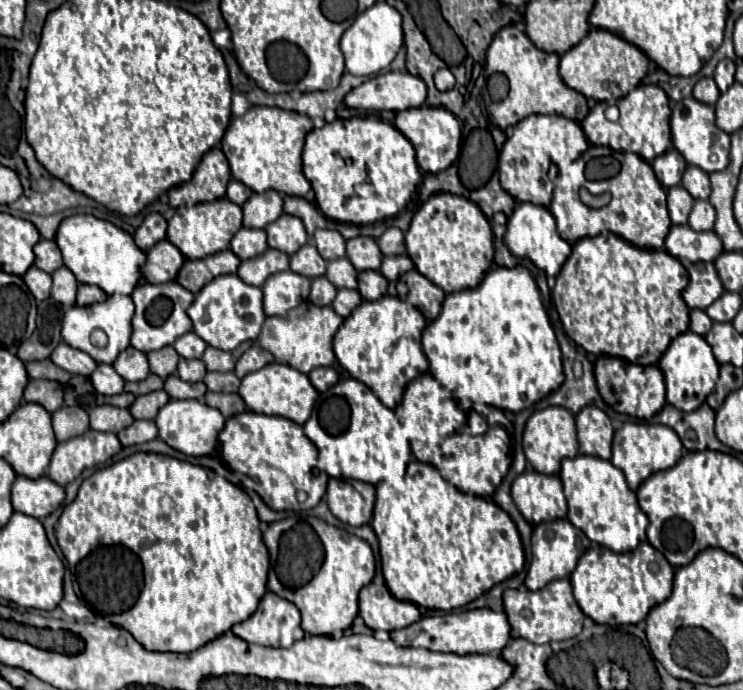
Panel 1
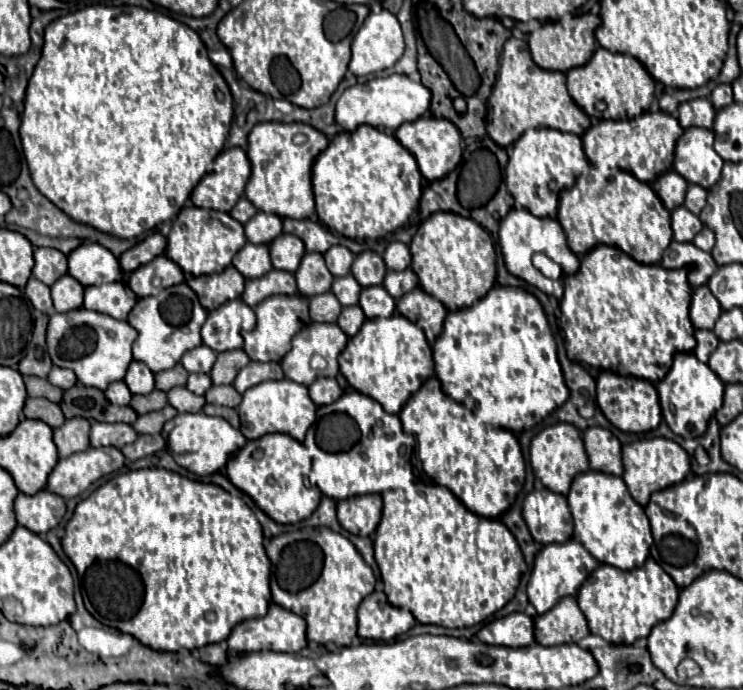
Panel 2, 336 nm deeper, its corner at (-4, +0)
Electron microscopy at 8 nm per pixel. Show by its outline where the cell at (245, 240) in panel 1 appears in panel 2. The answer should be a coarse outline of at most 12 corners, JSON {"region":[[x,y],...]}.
{"region":[[245,243],[233,267],[247,279],[273,269],[267,245]]}

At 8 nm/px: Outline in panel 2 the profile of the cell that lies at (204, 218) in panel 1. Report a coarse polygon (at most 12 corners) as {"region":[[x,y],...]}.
{"region":[[185,205],[165,255],[215,275],[247,243],[229,213]]}

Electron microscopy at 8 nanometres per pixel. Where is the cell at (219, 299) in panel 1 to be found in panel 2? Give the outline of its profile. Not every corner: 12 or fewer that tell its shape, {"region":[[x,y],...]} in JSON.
{"region":[[241,299],[207,315],[203,343],[213,351],[243,347],[255,311]]}

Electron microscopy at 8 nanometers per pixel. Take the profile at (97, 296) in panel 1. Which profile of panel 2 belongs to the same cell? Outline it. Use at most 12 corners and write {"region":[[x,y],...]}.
{"region":[[125,283],[85,287],[85,309],[127,319],[137,295]]}

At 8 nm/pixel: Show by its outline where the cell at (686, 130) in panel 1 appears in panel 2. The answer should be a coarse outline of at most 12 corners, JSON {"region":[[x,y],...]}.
{"region":[[689,127],[675,147],[673,169],[705,189],[721,179],[715,133]]}

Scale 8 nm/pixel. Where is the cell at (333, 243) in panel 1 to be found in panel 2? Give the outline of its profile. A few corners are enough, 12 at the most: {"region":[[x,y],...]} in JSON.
{"region":[[333,245],[323,257],[335,277],[351,271],[353,253]]}

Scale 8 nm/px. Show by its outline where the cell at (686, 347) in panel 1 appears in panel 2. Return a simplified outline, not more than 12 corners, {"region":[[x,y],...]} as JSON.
{"region":[[677,353],[657,383],[663,419],[685,439],[705,433],[723,381]]}

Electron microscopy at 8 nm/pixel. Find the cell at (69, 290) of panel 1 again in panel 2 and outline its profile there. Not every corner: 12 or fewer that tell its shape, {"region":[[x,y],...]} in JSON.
{"region":[[71,275],[51,285],[59,313],[83,305],[83,285]]}

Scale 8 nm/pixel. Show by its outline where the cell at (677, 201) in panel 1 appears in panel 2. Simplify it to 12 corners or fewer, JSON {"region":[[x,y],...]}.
{"region":[[685,205],[671,211],[675,241],[693,241],[703,223]]}

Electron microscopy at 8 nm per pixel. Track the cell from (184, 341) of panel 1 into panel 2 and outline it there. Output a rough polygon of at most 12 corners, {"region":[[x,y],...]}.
{"region":[[199,345],[183,355],[189,373],[209,373],[217,353]]}

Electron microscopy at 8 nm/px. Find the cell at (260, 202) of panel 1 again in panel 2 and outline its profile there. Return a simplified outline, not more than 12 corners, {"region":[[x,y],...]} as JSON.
{"region":[[257,211],[245,225],[251,243],[281,235],[281,217]]}

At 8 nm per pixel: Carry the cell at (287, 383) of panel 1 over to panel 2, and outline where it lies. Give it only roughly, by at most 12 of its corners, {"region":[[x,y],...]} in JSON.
{"region":[[291,379],[253,385],[237,407],[241,433],[303,441],[315,421],[309,389]]}

